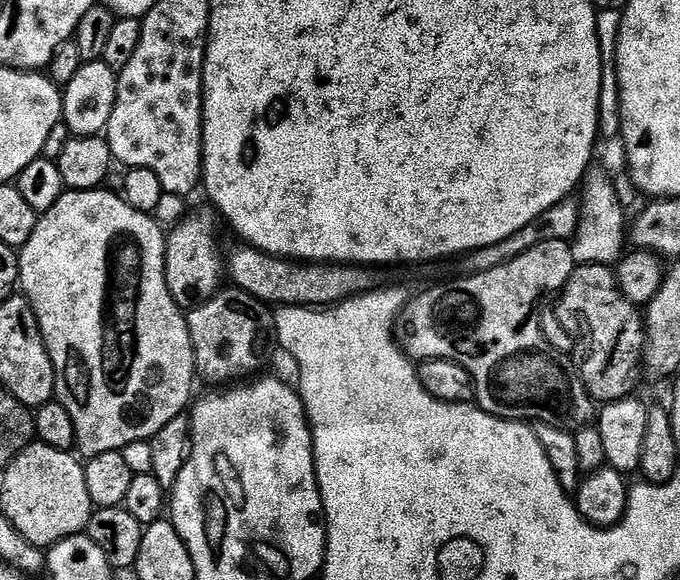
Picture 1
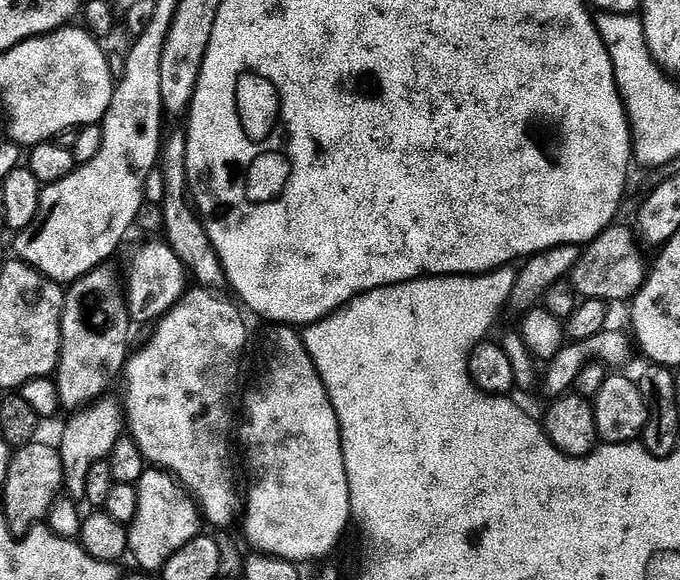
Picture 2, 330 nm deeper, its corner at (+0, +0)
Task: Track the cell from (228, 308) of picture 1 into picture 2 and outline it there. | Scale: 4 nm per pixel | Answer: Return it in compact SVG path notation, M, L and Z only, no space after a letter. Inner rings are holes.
M183 131L176 132L172 137L165 139L162 144L162 151L158 161L158 169L165 178L165 198L162 203L164 210L164 236L169 248L174 250L174 254L184 263L185 273L189 277L196 279L195 283L201 288L207 290L220 290L218 288L225 287L226 277L224 275L224 267L218 258L218 254L214 250L214 246L210 242L208 232L204 228L204 221L200 219L195 207L190 203L186 193L189 191L188 186L188 167L186 166L186 154L188 153L188 137Z

